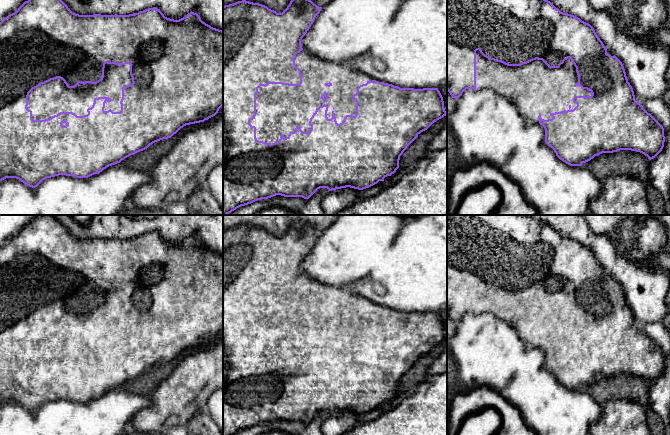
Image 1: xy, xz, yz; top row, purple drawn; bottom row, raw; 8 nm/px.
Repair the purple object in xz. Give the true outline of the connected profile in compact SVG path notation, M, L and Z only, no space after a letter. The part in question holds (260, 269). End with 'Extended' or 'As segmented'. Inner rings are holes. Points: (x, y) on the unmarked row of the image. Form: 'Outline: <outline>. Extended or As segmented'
Outline: M302 221L291 223L289 229L282 237L277 237L265 229L246 224L223 230L223 435L234 435L241 430L251 428L261 423L268 423L276 419L309 423L320 412L327 412L329 415L346 411L358 414L369 412L377 408L379 405L384 405L385 401L394 398L399 392L400 380L407 373L407 371L418 361L421 356L427 354L437 344L447 340L447 336L444 333L443 321L438 312L400 312L392 308L376 305L367 298L353 293L351 290L352 284L339 287L329 286L313 280L309 276L305 275L302 272L301 264L315 245L315 242L320 237L321 233L322 231L317 230L311 224Z. Extended

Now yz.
Outline: M447 215L447 315L457 323L466 313L488 312L506 321L527 347L540 348L545 353L545 366L556 380L570 390L582 390L602 377L631 374L644 378L649 384L663 373L665 360L663 350L635 324L622 286L607 277L594 252L580 242L561 236L550 225L527 215Z. Extended

